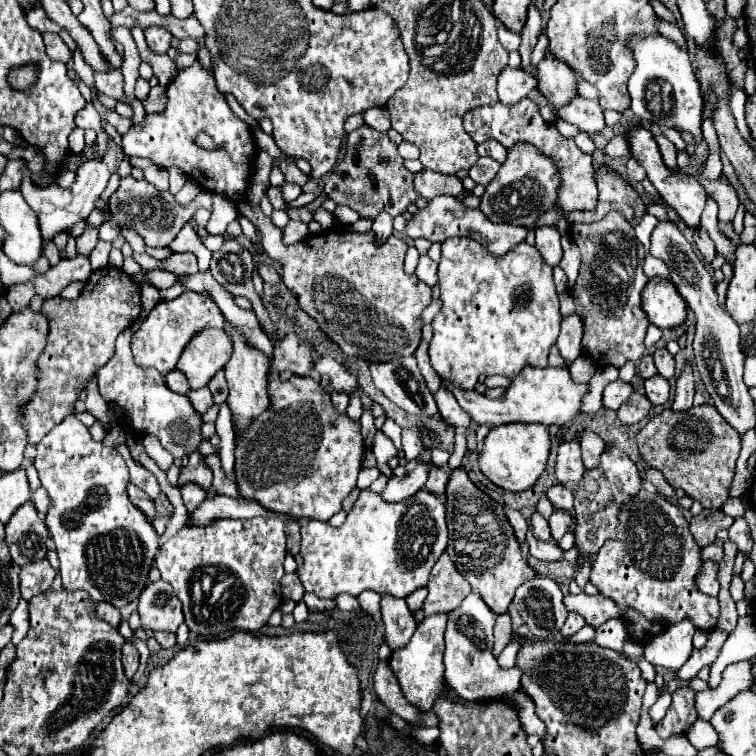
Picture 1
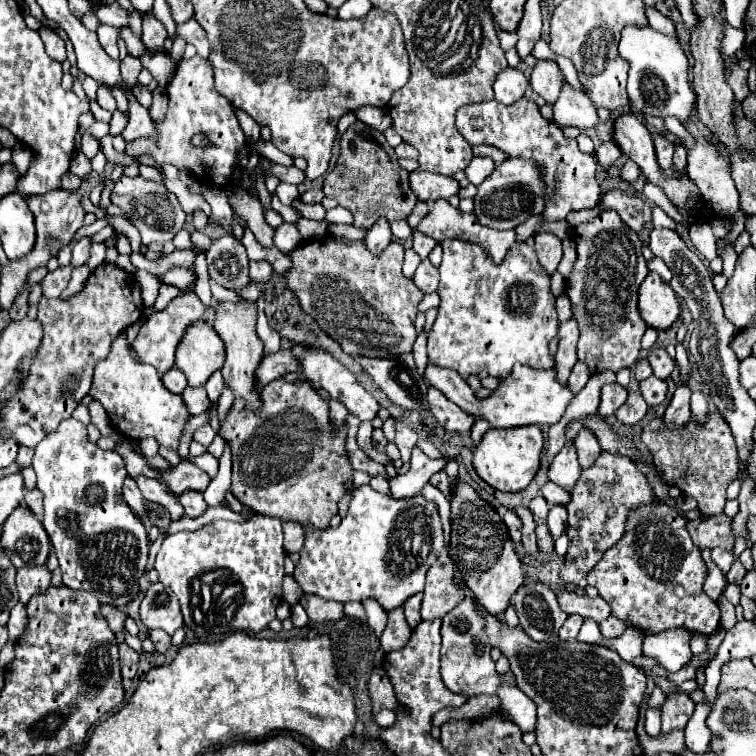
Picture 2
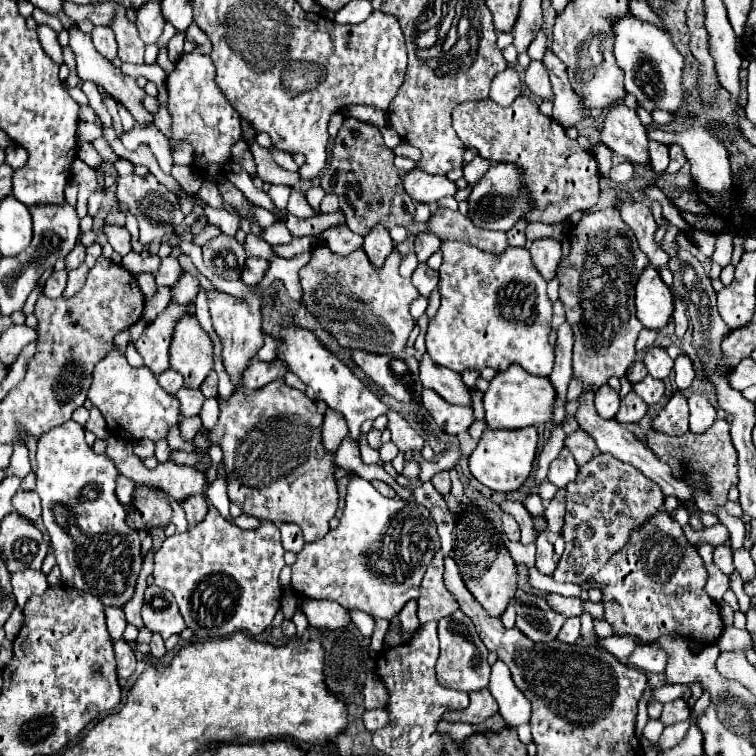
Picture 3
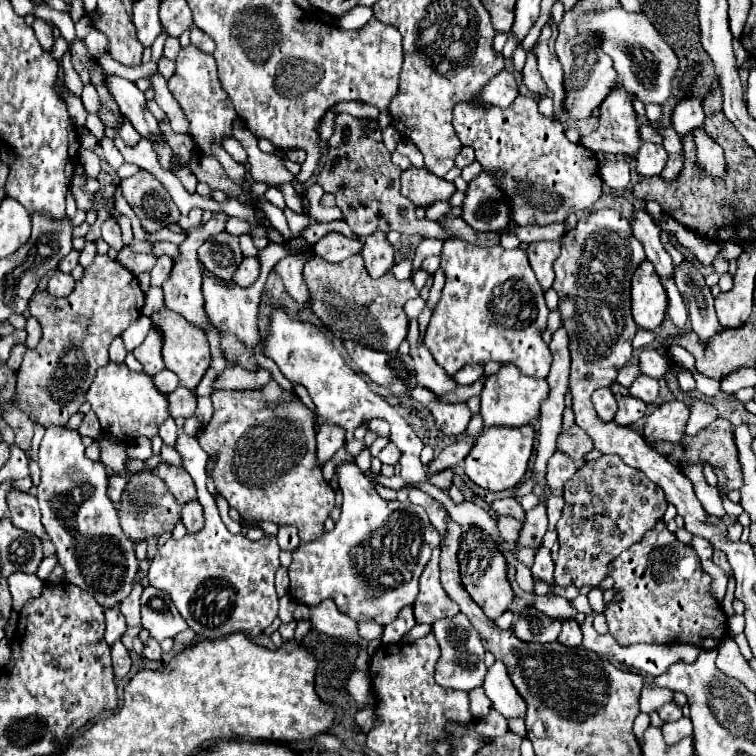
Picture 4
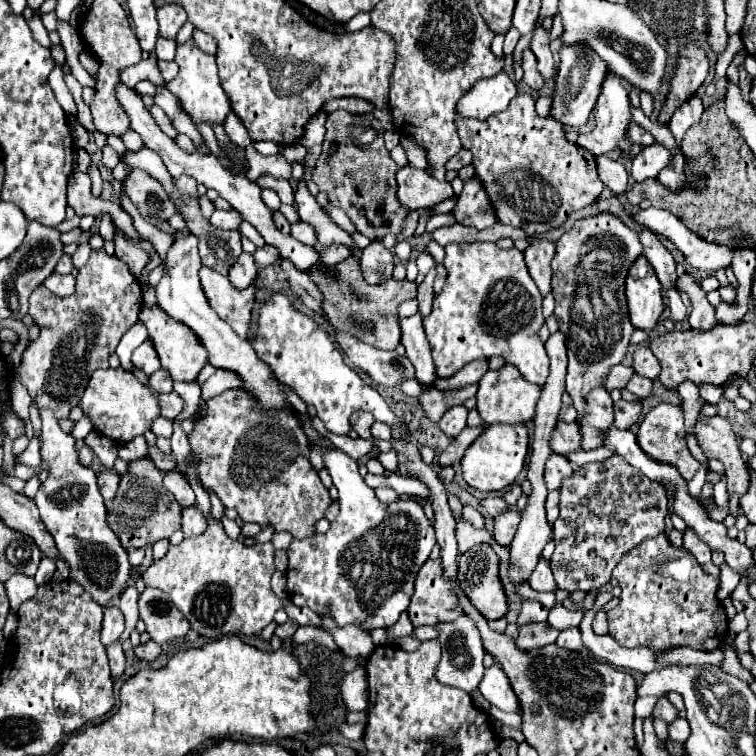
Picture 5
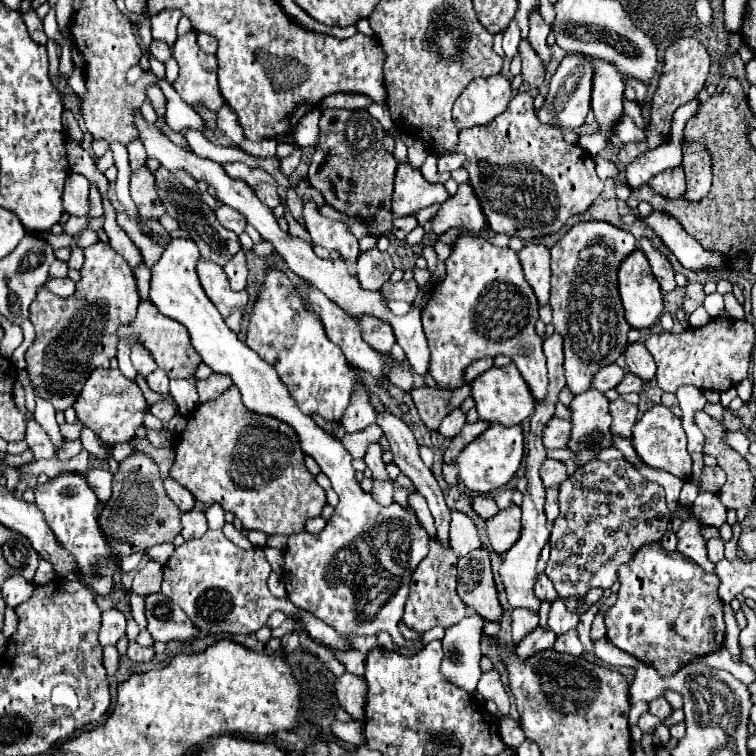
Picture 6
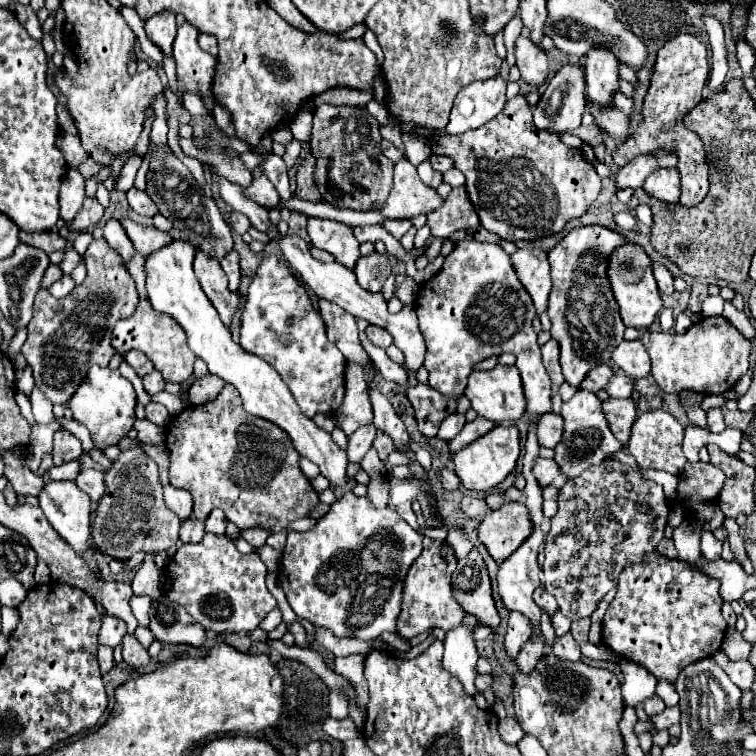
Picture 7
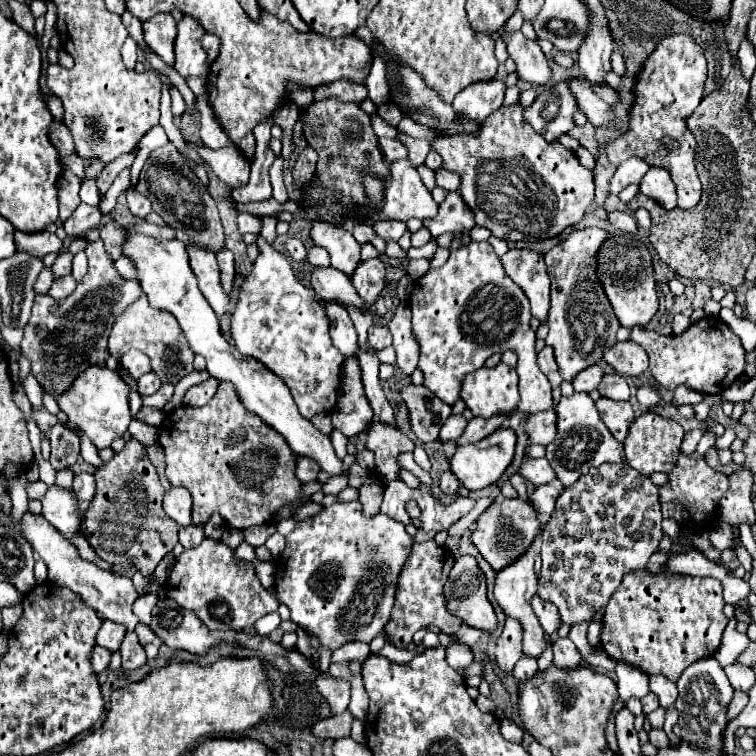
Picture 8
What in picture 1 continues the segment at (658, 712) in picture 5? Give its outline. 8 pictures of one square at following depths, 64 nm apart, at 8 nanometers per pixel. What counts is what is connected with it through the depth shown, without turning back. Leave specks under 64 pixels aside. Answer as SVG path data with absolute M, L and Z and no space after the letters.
M682 686L672 694L672 704L666 712L666 716L658 722L656 732L660 738L668 740L670 736L684 734L688 726L696 720L698 712L694 706L694 690L688 686Z

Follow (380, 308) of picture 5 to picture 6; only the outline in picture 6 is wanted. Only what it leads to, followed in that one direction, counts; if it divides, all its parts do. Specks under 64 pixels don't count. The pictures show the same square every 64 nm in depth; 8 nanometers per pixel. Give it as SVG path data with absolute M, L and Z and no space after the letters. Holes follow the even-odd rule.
M400 280L396 284L386 282L384 288L382 288L382 294L384 294L386 300L406 300L406 302L412 304L416 294L418 294L418 284L414 280L410 280L410 282ZM362 316L362 318L358 318L358 326L362 332L362 338L378 352L388 352L392 348L392 344L396 342L392 328L376 318Z

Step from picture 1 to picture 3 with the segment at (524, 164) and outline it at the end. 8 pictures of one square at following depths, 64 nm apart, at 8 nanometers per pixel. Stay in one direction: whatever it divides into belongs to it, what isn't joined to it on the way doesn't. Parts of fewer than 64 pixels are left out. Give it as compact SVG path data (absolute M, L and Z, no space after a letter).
M494 164L474 186L468 196L468 216L478 228L508 232L528 210L528 190L520 184L522 170L512 164Z

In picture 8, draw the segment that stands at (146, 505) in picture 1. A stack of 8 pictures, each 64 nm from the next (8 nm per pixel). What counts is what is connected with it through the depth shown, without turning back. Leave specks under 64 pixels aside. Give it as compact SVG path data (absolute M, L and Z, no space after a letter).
M80 472L74 476L74 496L80 500L80 502L90 502L92 500L92 494L94 494L94 476L88 474L88 472Z

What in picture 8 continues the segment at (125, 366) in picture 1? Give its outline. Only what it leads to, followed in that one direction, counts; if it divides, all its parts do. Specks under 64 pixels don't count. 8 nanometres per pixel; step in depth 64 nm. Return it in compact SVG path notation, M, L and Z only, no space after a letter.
M106 366L86 368L72 382L72 388L68 388L68 392L62 392L56 400L58 408L68 416L68 420L84 430L98 450L108 448L112 440L120 438L132 422L132 414L128 408L128 384L116 370L110 370Z

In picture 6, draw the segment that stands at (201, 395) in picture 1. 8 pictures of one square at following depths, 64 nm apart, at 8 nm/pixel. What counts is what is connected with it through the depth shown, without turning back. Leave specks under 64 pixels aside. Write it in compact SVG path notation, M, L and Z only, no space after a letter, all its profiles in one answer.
M160 400L160 402L156 402L156 404L150 406L150 412L166 424L176 414L176 406L172 402L168 402L168 400Z

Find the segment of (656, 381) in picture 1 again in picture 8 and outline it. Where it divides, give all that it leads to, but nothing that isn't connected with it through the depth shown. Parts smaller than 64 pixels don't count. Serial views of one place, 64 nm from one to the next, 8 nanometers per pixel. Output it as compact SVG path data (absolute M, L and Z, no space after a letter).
M606 374L604 380L600 382L598 392L600 396L612 398L612 400L628 400L630 396L630 388L620 374Z

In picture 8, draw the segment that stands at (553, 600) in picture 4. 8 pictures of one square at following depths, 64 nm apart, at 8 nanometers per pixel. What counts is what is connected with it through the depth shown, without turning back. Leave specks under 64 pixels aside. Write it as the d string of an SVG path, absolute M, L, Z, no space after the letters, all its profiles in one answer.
M508 618L506 626L496 642L496 652L494 652L496 666L504 674L510 674L516 660L520 660L520 656L522 656L522 626L516 620Z

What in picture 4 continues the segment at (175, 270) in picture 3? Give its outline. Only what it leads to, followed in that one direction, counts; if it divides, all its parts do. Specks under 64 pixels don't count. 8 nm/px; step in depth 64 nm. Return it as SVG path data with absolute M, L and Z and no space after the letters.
M160 256L156 266L150 270L150 284L160 286L170 276L170 270L172 270L172 258L170 256Z

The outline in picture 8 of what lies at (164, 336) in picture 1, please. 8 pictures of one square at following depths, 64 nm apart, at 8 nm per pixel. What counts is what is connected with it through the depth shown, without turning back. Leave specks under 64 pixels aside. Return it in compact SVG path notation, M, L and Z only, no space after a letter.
M136 350L126 352L126 354L120 358L120 364L122 364L122 368L128 370L130 376L136 378L136 380L138 380L142 374L150 372L150 360L148 360L148 356L144 356L142 352L136 352Z

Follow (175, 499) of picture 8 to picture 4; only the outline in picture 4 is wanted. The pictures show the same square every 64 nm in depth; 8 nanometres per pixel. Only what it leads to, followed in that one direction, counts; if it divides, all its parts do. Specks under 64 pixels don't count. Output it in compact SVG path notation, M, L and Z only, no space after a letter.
M162 462L162 464L158 464L154 474L158 474L166 482L168 490L176 496L178 504L186 504L190 500L196 500L194 482L192 482L190 474L184 468L178 468L178 466Z

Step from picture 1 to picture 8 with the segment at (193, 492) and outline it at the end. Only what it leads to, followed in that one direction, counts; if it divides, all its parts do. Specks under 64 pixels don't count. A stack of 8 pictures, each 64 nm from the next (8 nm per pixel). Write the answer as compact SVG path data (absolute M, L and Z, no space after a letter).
M190 524L186 528L180 528L180 544L184 548L196 548L196 546L202 544L204 538L206 538L206 534L204 534L204 528L202 526Z

